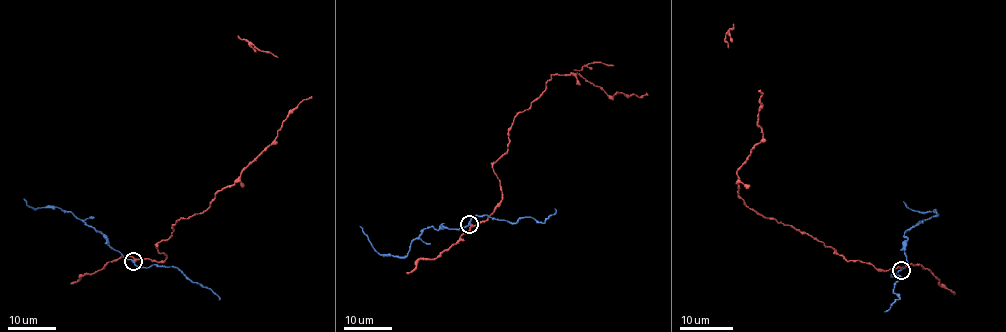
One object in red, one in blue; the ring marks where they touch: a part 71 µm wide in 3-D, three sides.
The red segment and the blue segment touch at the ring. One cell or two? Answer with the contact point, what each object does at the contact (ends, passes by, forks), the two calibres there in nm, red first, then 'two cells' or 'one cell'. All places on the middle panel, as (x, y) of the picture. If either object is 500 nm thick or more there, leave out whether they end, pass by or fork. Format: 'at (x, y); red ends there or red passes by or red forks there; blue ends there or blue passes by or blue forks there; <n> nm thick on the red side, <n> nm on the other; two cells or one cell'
at (469, 224); red passes by; blue passes by; 280 nm thick on the red side, 220 nm on the other; two cells

